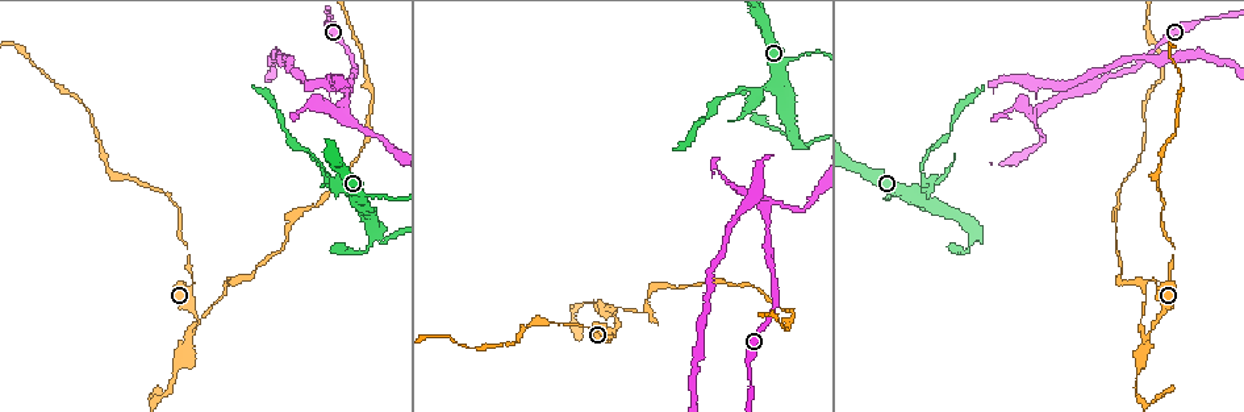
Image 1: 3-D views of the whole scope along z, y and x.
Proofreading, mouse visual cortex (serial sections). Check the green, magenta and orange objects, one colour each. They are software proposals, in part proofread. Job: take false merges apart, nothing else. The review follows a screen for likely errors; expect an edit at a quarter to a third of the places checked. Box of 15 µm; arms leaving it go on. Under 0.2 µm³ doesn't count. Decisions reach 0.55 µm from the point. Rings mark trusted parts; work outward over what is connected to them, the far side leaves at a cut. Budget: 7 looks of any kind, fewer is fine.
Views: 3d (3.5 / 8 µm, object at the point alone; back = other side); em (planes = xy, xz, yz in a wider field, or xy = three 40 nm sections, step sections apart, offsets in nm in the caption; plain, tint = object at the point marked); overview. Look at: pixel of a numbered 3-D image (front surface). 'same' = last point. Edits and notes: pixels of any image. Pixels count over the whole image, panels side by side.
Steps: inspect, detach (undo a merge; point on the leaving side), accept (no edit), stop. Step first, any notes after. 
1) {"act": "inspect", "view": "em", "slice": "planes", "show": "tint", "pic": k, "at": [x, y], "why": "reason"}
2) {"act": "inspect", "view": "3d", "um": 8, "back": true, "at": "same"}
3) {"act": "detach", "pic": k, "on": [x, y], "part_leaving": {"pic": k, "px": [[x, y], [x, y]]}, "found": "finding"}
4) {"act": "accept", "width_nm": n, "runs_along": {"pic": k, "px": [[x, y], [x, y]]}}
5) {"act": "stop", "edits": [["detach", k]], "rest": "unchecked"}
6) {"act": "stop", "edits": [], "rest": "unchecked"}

{"act": "inspect", "view": "3d", "um": 3.5, "pic": 1, "at": [335, 185], "why": "sudden change in width"}

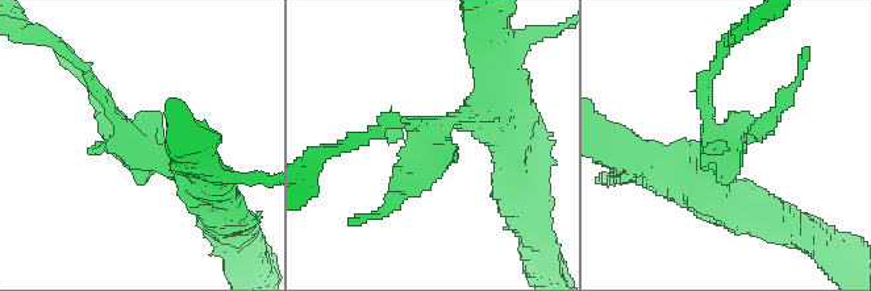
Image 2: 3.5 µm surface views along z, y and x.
{"act": "inspect", "view": "em", "slice": "planes", "show": "tint", "pic": 2, "at": [144, 151], "why": "need the tissue"}

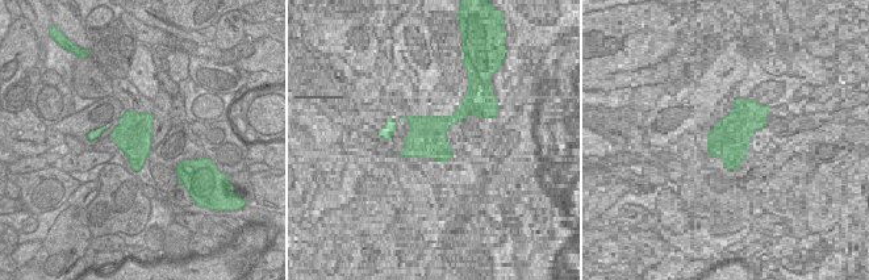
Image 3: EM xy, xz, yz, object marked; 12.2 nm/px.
{"act": "inspect", "view": "em", "slice": "xy", "step": 1, "show": "tint", "at": "same", "why": "another direction"}

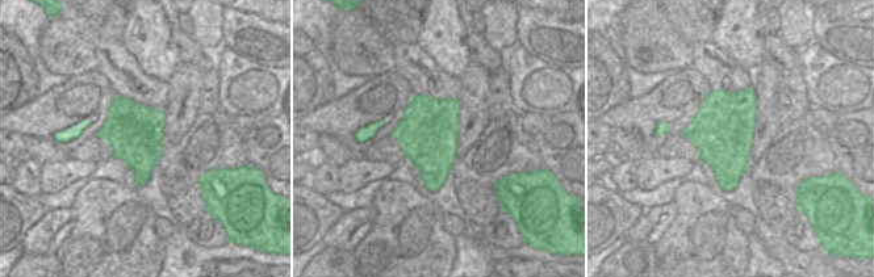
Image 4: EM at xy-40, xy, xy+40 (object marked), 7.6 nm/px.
{"act": "accept", "width_nm": 460, "runs_along": {"pic": 2, "px": [[203, 173], [154, 165], [94, 83]]}, "found": "all the same cell"}

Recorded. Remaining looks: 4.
{"act": "inspect", "view": "3d", "um": 3.5, "pic": 1, "at": [382, 237], "why": "narrows sharply"}

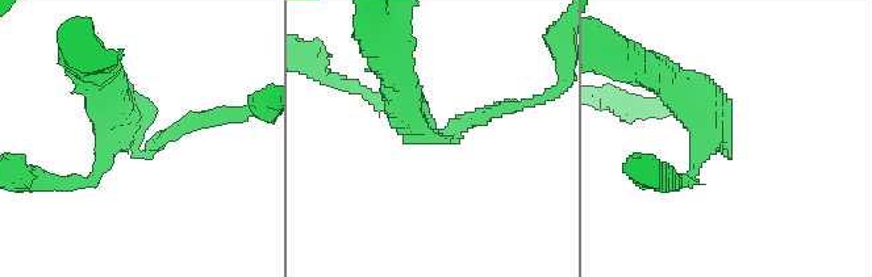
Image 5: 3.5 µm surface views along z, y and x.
{"act": "inspect", "view": "em", "slice": "xy", "step": 3, "show": "tint", "pic": 5, "at": [723, 141], "arm_widths_nm": [150, 450]}

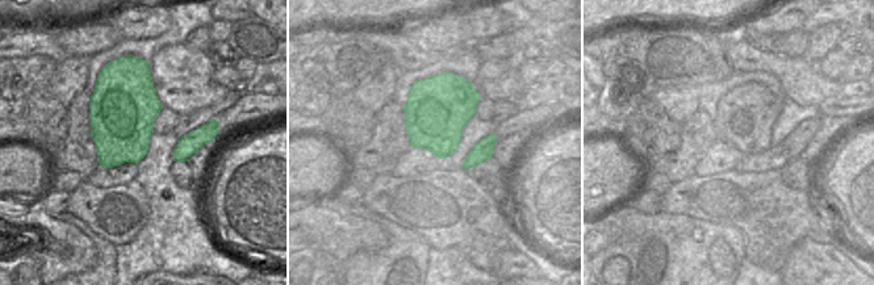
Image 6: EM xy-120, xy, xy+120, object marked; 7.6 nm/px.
{"act": "detach", "pic": 5, "on": [478, 114], "part_leaving": {"pic": 5, "px": [[445, 130], [509, 110], [521, 100]]}, "found": "two cells meet here"}

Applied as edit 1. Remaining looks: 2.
{"act": "inspect", "view": "3d", "um": 3.5, "pic": 1, "at": [761, 210], "why": "abrupt turn"}

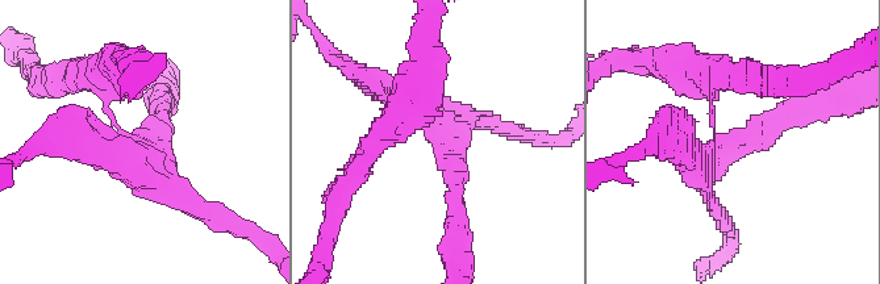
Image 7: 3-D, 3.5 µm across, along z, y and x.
{"act": "inspect", "view": "em", "slice": "xy", "step": 1, "show": "tint", "pic": 7, "at": [437, 142], "why": "shape alone is not enough"}

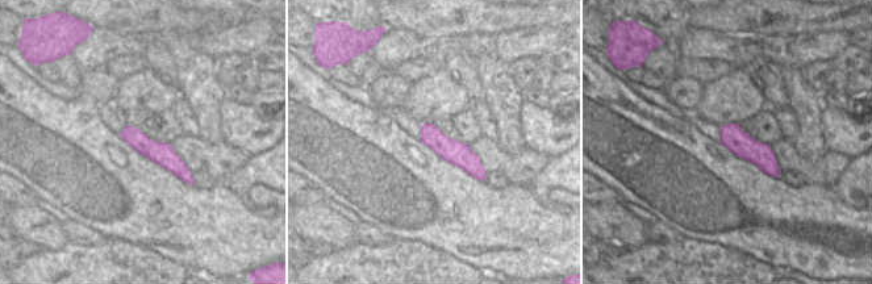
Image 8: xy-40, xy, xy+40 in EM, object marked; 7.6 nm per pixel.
{"act": "detach", "pic": 7, "on": [97, 90], "found": "two cells meet here"}

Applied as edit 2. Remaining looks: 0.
{"act": "stop", "edits": [["detach", 5], ["detach", 7]], "rest": "unchecked"}

